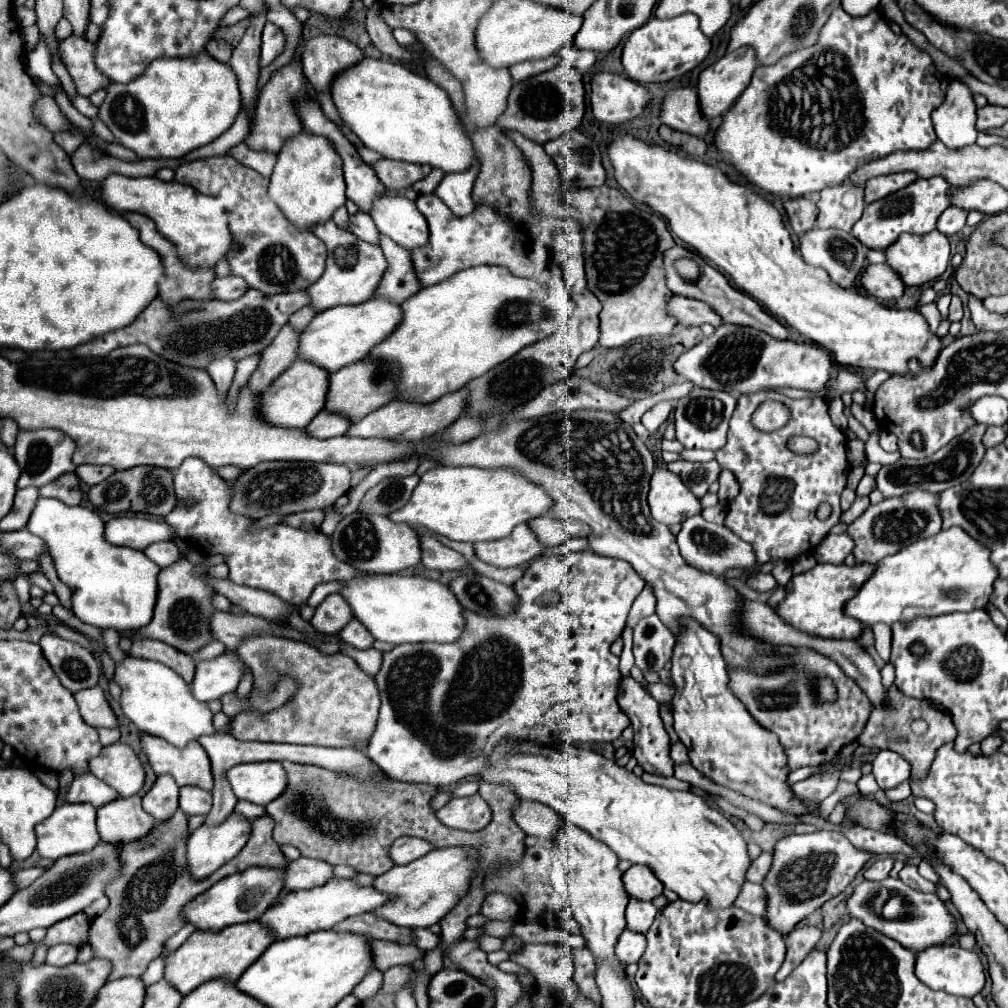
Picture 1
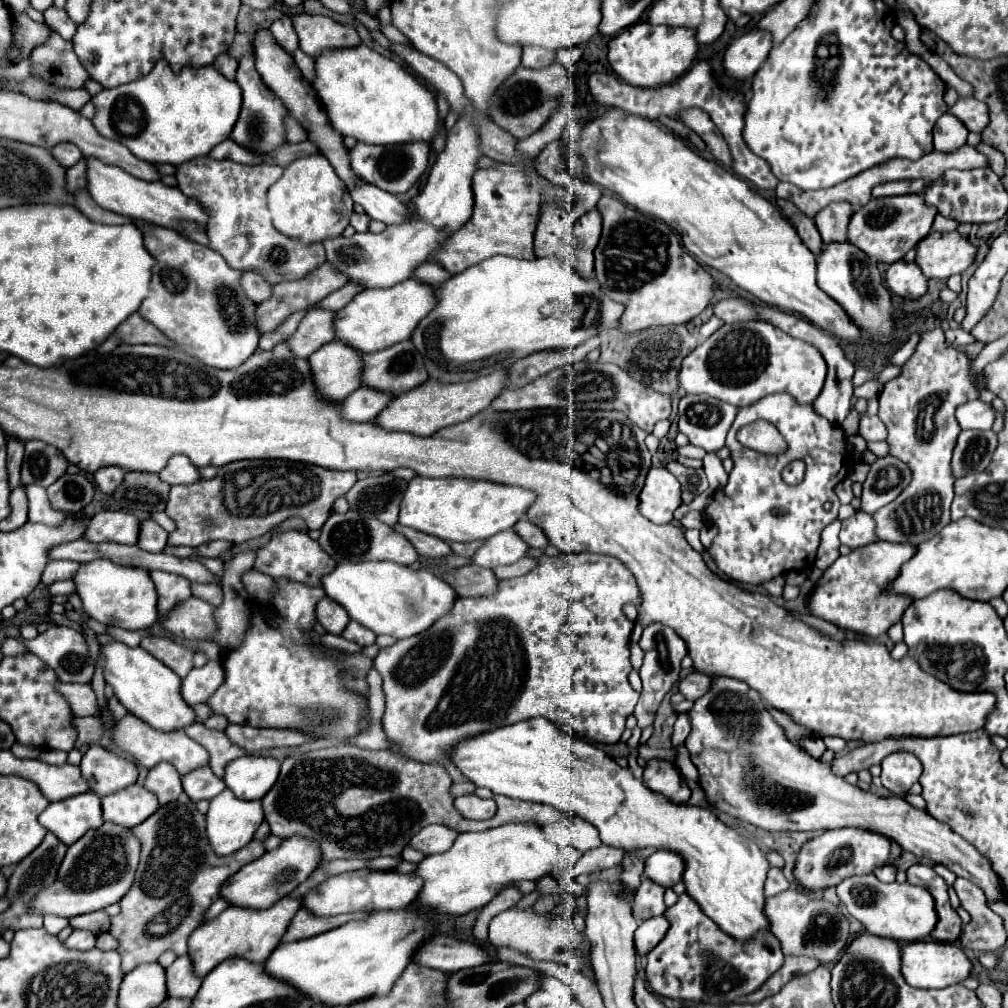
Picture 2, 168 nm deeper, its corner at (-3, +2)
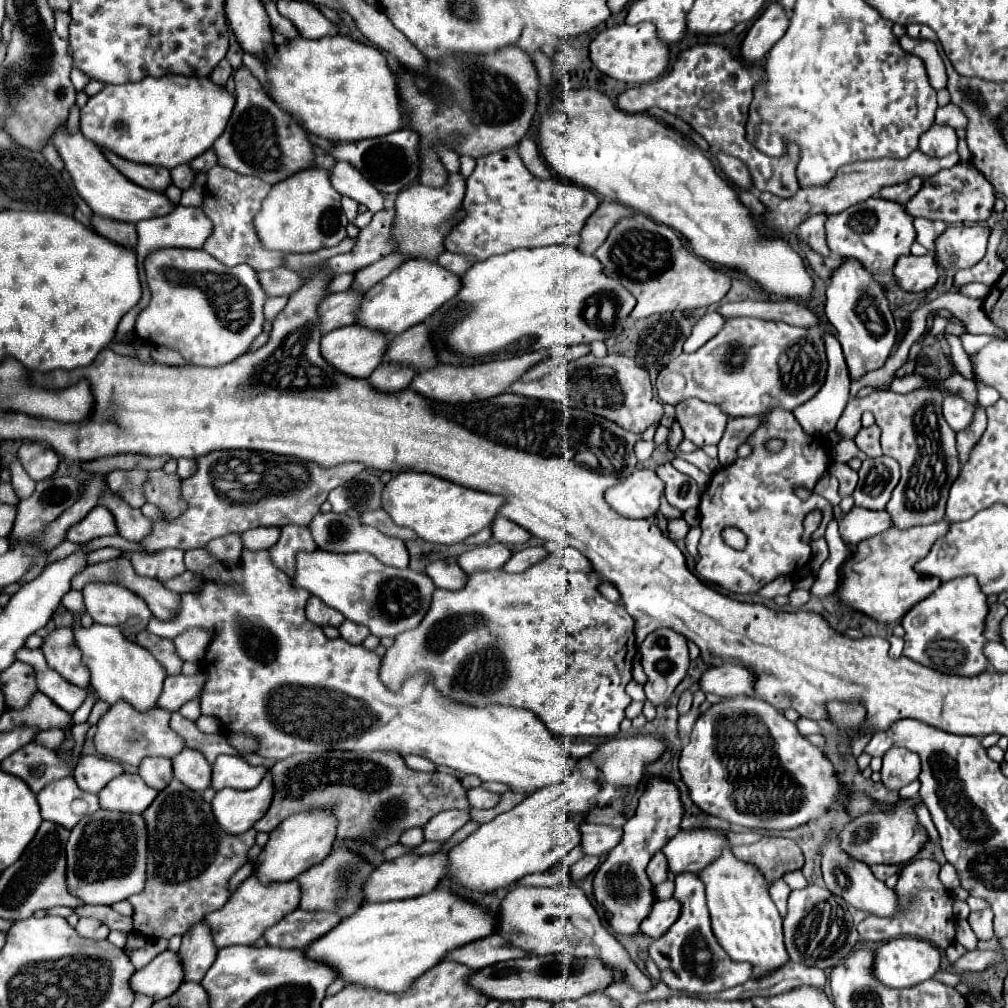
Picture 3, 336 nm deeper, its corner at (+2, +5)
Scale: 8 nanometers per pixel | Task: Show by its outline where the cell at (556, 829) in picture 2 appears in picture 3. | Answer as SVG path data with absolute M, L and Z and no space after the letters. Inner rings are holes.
M585 823L583 827L583 851L585 855L603 855L609 853L623 837L623 831L613 827L613 825L595 825L595 823Z

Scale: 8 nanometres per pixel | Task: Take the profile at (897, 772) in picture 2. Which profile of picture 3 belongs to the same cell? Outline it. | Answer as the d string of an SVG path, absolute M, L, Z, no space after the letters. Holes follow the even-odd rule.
M891 747L883 757L883 769L881 769L881 781L887 789L899 791L901 787L915 781L921 773L919 755L905 747Z

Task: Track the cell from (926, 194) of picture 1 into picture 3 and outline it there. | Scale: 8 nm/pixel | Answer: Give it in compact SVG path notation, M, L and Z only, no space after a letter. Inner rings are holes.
M871 197L865 203L851 205L849 209L837 215L829 215L825 231L827 231L827 247L831 249L833 255L841 259L855 259L869 273L891 271L901 255L911 253L909 249L915 241L913 217L907 215L907 211L903 211L899 203L891 203L881 197Z

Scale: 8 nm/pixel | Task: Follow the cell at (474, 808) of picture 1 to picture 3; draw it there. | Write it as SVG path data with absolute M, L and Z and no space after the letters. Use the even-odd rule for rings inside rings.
M477 787L477 789L469 789L467 791L467 797L469 797L469 805L473 809L491 809L499 803L501 795L499 793L491 793L483 787Z

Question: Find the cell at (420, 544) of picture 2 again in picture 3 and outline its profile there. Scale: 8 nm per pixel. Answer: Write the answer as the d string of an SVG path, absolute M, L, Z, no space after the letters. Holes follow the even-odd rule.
M375 509L375 511L365 511L361 515L361 523L367 523L375 529L379 529L381 533L389 535L389 537L397 537L401 541L409 541L409 539L415 539L415 533L413 531L407 531L405 527L399 527L391 521L391 517L383 511L383 509Z

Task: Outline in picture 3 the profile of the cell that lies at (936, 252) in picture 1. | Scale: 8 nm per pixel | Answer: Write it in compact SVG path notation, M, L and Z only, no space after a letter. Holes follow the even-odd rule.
M955 225L937 239L937 263L943 269L969 269L987 253L991 229L985 225Z

